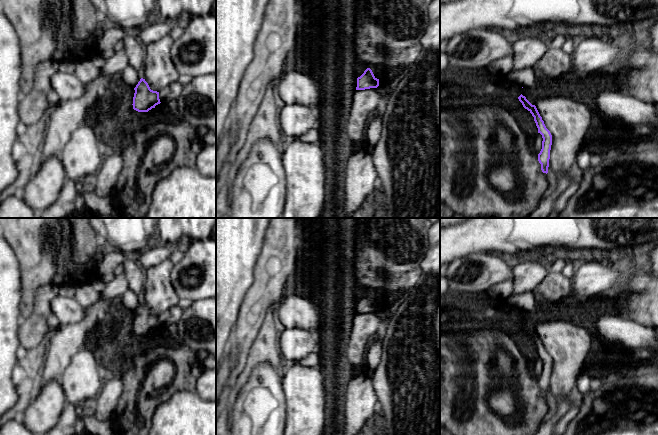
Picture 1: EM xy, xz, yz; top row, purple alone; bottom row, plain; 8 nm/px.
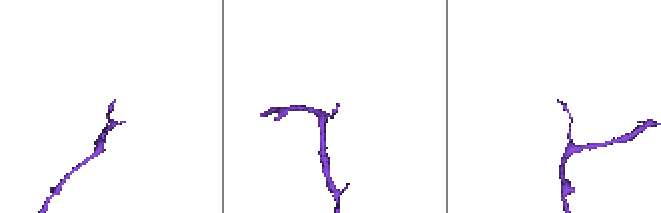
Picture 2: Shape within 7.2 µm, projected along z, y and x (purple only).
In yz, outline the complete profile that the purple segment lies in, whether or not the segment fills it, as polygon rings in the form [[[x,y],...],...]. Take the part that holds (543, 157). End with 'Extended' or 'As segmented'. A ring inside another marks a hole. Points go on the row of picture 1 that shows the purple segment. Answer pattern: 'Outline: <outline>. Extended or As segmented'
Outline: [[[522,94],[518,97],[519,101],[522,103],[523,107],[527,109],[532,116],[538,128],[538,133],[542,135],[542,149],[538,154],[538,161],[541,164],[541,170],[543,173],[548,173],[550,150],[552,145],[552,135],[550,131],[546,128],[542,117],[540,116],[535,105],[532,105],[525,96]]]. As segmented

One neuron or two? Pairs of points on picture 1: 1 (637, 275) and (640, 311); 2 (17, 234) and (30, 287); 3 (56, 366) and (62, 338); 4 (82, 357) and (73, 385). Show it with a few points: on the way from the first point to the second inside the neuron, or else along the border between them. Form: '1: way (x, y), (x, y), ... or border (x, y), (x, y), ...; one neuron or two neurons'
1: way (640, 284), (640, 302); one neuron
2: way (30, 247), (37, 257), (37, 267), (33, 274); one neuron
3: way (57, 359), (62, 345); one neuron
4: way (82, 364), (82, 376), (80, 378); one neuron

